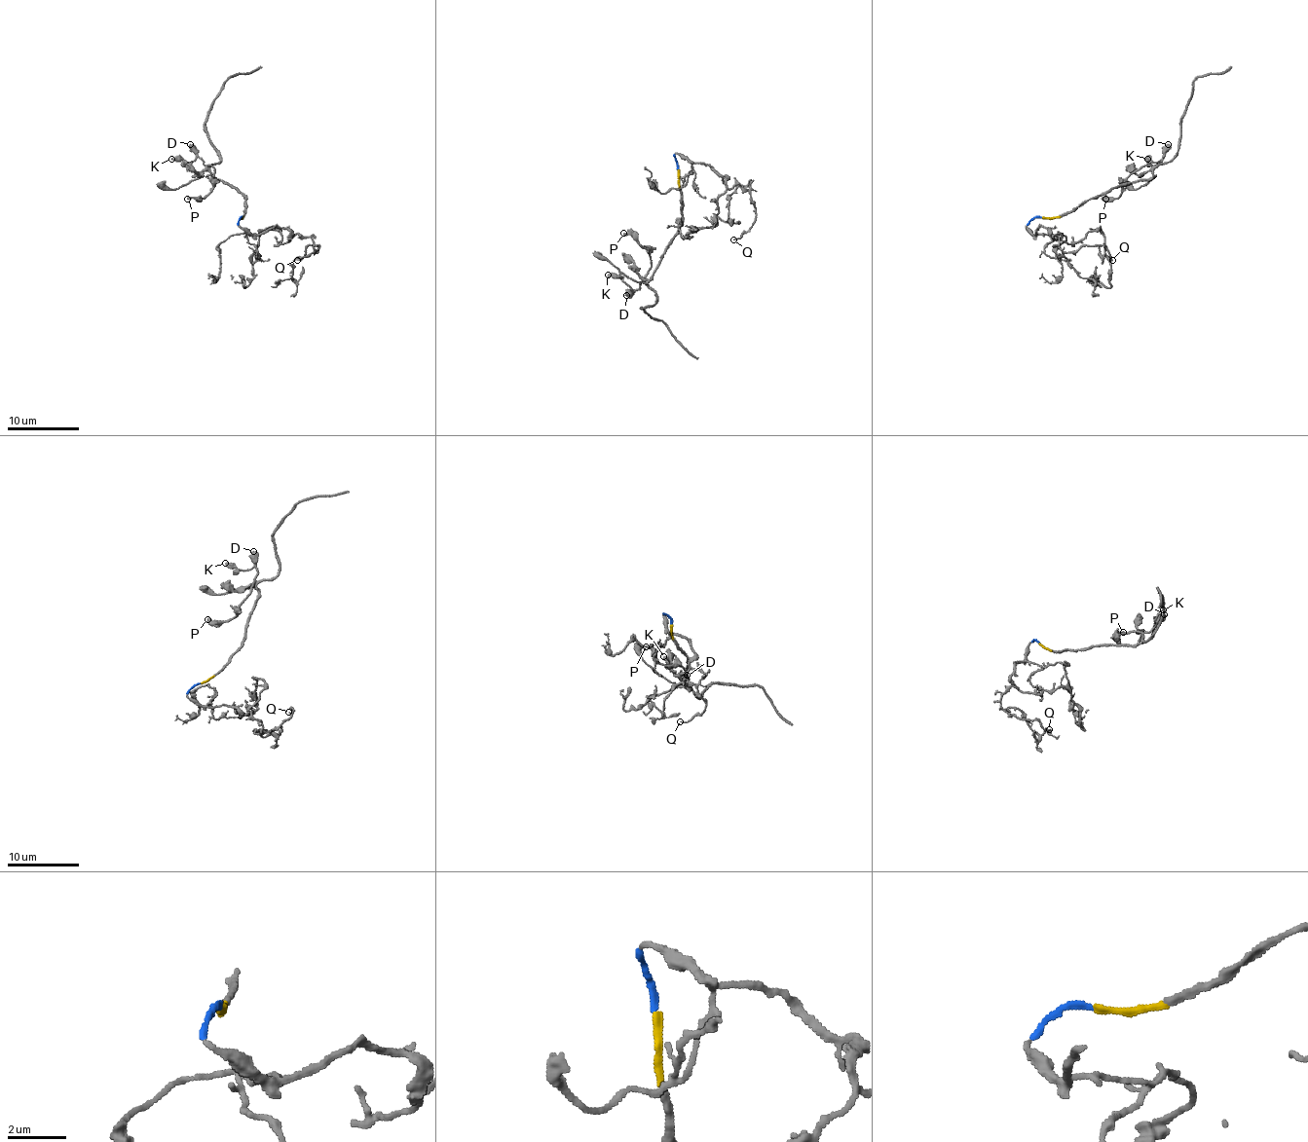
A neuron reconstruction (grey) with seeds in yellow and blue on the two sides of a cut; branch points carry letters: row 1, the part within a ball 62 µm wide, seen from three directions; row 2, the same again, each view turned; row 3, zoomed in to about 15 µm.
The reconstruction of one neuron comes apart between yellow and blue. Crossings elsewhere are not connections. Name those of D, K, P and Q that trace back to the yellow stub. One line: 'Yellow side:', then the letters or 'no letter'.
Yellow side: D, K, P

